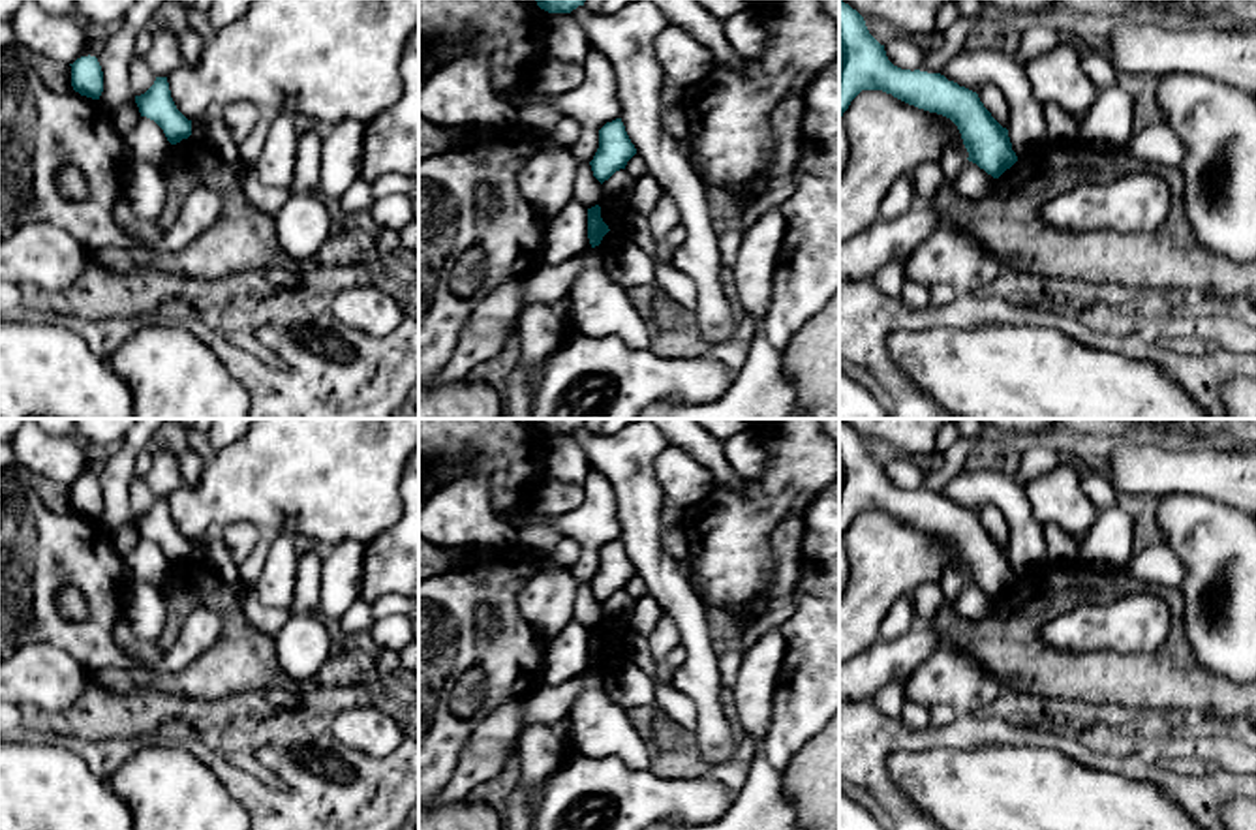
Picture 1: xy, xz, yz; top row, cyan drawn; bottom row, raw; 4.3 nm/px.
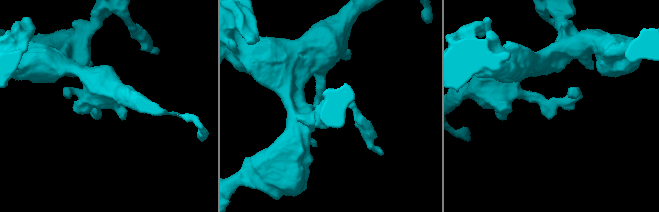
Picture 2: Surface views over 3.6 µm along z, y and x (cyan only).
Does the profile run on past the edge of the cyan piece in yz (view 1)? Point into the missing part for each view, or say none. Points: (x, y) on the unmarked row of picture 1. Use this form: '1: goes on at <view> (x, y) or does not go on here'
1: does not go on here

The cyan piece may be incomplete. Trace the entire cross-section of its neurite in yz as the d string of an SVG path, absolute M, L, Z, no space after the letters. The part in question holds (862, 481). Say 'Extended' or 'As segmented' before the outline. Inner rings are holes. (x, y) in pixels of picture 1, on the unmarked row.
As segmented. M839 421L839 539L862 511L882 511L950 539L961 554L967 580L993 599L1018 582L1008 550L991 537L976 513L941 494L894 486L884 466L869 454L864 438Z

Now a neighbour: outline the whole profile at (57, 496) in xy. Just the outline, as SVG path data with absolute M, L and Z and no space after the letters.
M34 477L34 486L45 505L54 513L71 511L71 486L45 477Z

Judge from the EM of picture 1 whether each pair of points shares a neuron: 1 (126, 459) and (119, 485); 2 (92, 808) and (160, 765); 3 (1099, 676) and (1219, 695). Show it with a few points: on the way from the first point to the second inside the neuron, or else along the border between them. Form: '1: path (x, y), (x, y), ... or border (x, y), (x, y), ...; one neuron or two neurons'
1: path (122, 464), (119, 479); one neuron
2: border (106, 780), (132, 810); two neurons
3: path (1129, 678), (1172, 680), (1189, 688); one neuron

